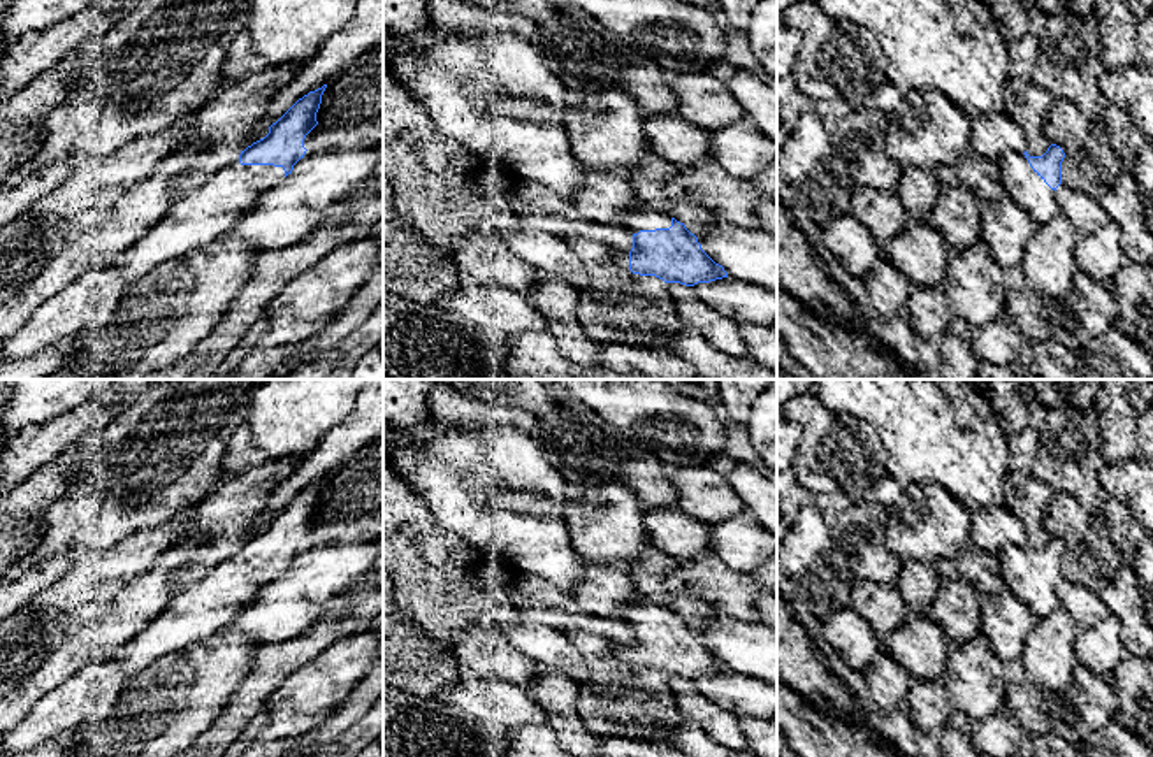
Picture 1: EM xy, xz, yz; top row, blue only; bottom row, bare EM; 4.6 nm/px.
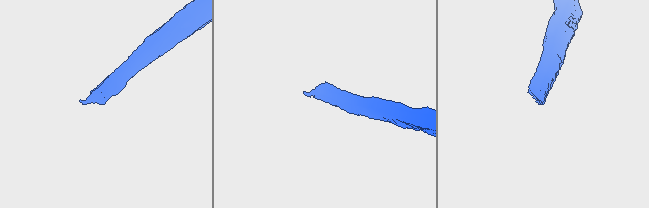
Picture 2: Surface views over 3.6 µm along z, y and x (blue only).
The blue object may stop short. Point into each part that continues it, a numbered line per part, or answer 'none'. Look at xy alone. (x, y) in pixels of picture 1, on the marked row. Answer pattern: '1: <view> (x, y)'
1: xy (194, 222)

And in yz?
1: yz (1020, 181)

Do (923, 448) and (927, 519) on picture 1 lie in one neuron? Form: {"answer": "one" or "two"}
{"answer": "two"}

